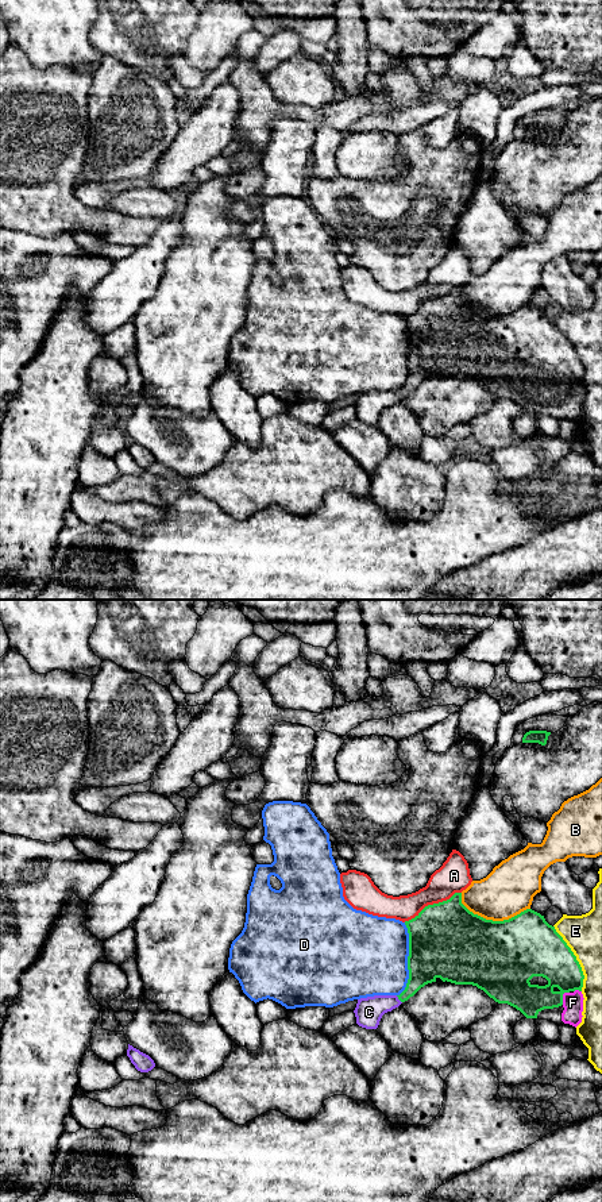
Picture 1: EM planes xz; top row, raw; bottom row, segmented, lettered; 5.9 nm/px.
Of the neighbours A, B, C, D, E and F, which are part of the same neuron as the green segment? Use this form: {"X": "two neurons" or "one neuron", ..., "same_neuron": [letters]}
{"A": "two neurons", "B": "two neurons", "C": "one neuron", "D": "two neurons", "E": "two neurons", "F": "one neuron", "same_neuron": ["C", "F"]}

